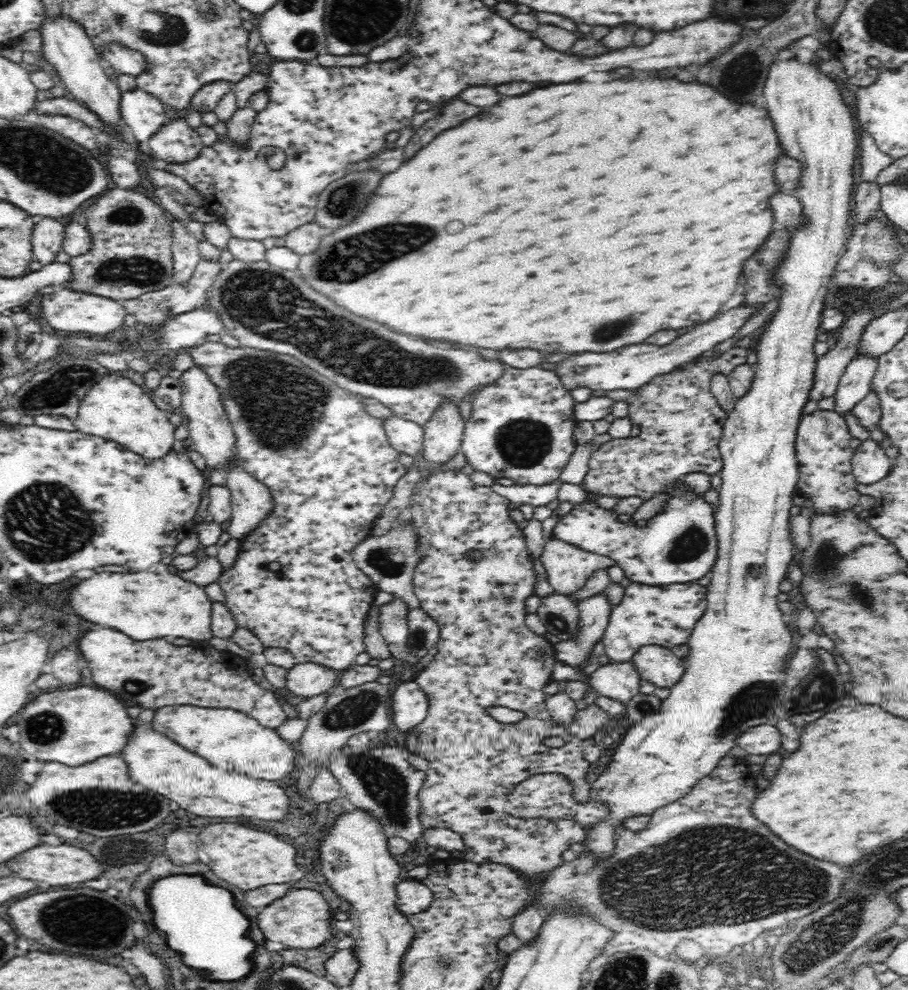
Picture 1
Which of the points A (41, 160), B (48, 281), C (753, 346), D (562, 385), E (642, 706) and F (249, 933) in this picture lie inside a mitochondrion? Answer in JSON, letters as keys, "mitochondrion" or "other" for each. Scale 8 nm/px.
{"A":"mitochondrion","B":"other","C":"other","D":"other","E":"mitochondrion","F":"other"}

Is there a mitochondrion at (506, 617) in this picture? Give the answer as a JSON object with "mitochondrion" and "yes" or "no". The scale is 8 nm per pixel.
{"mitochondrion":"no"}

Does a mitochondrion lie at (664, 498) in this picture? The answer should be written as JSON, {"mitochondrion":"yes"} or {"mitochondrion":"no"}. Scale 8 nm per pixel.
{"mitochondrion":"no"}

